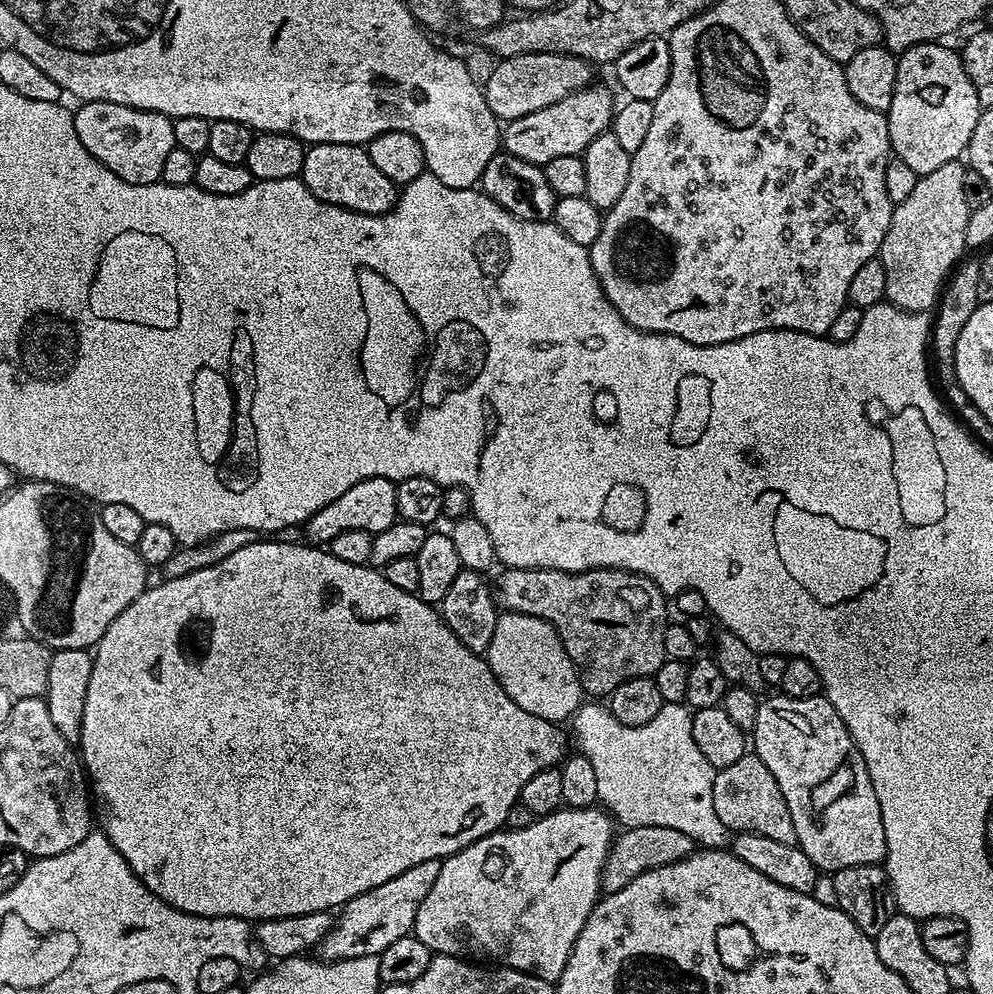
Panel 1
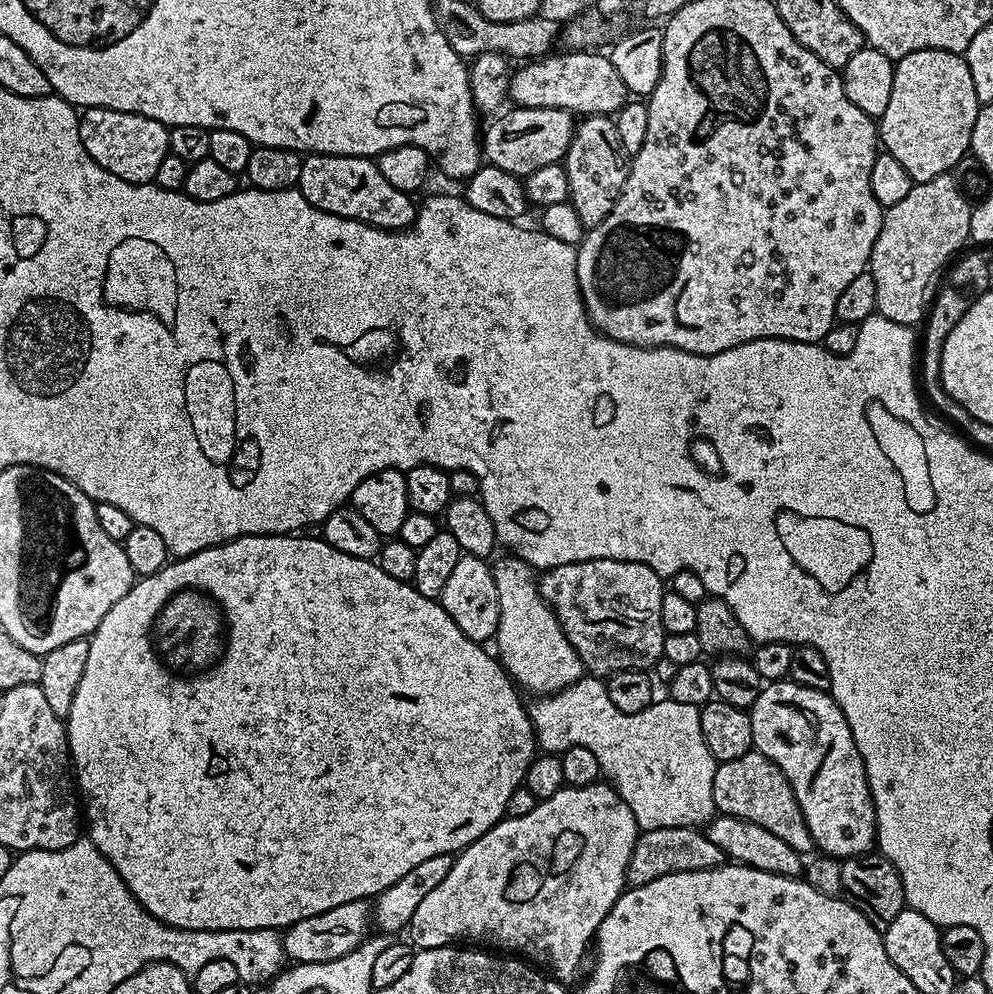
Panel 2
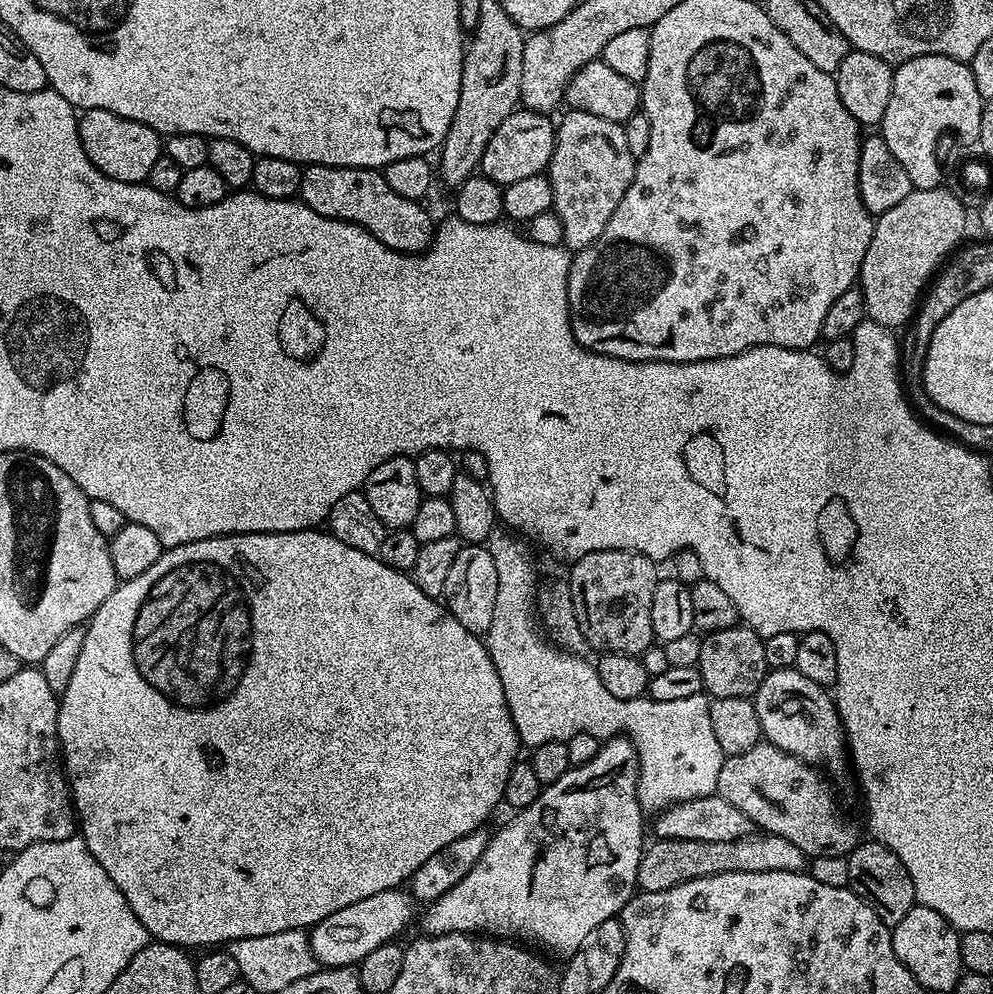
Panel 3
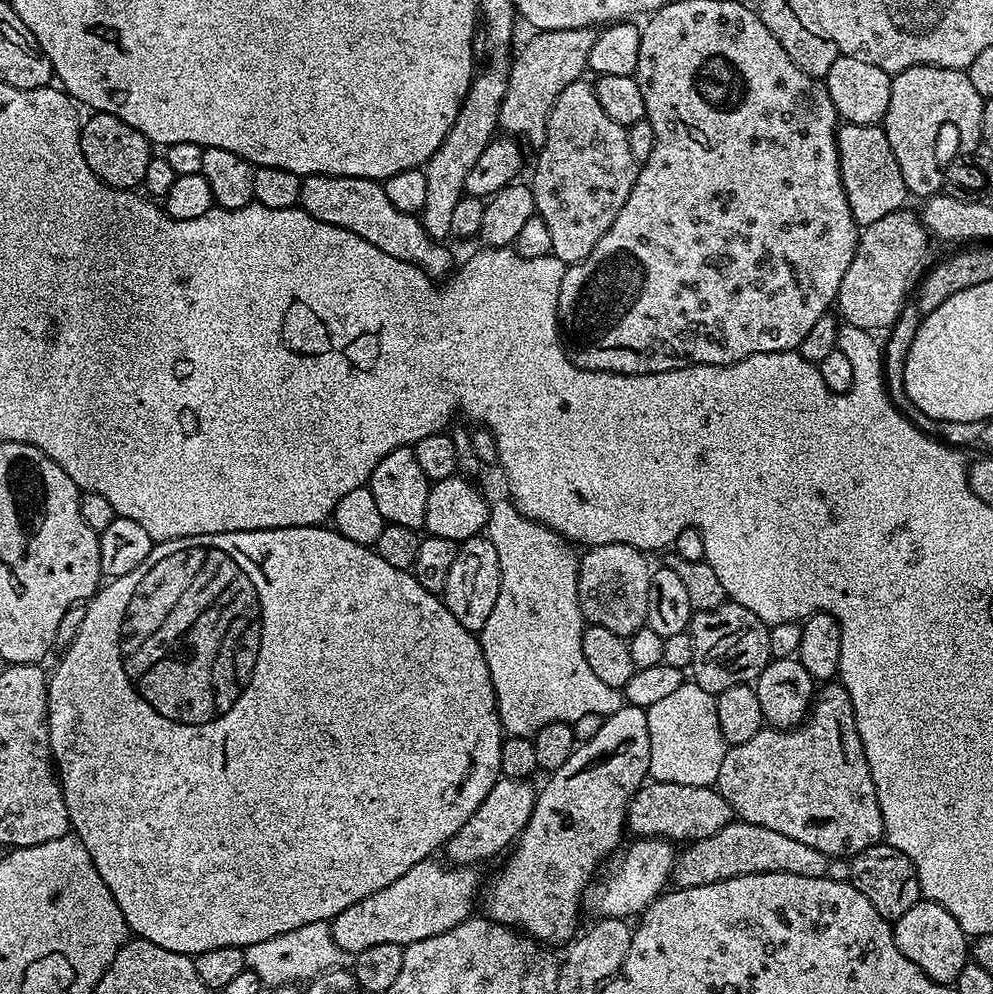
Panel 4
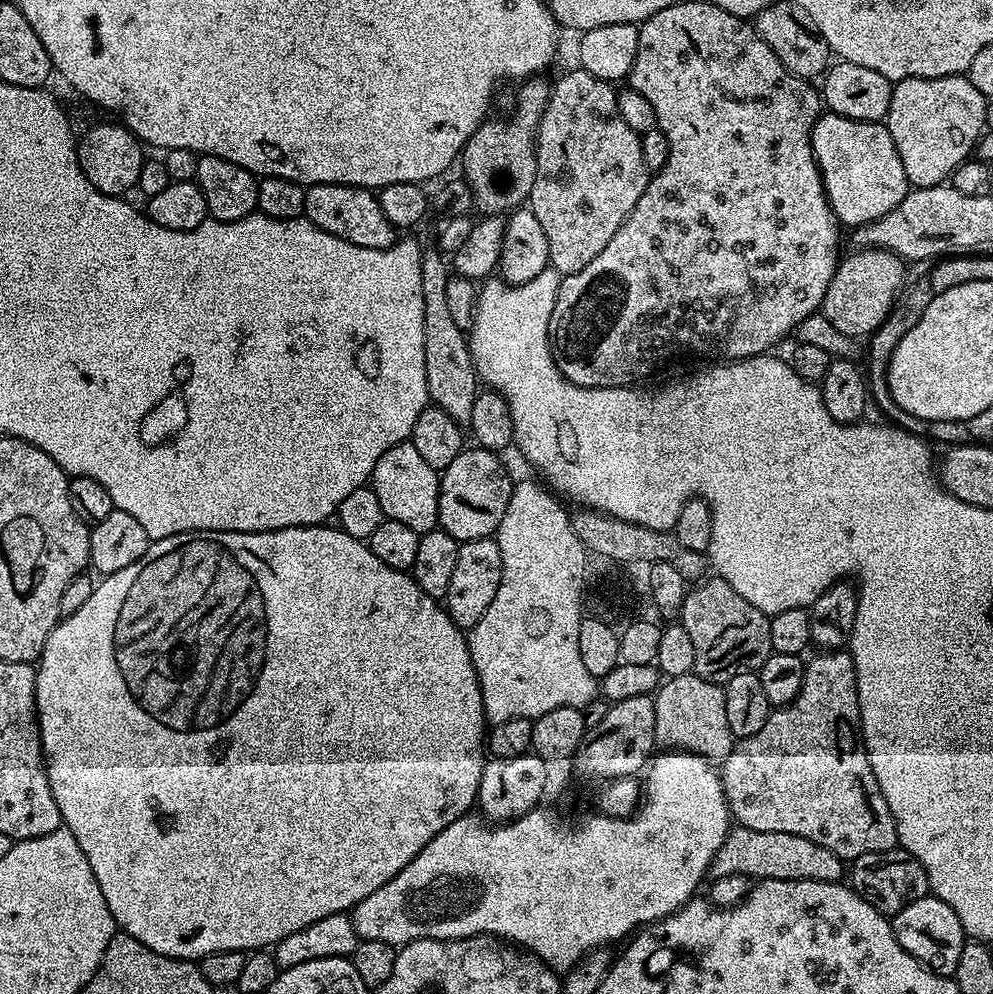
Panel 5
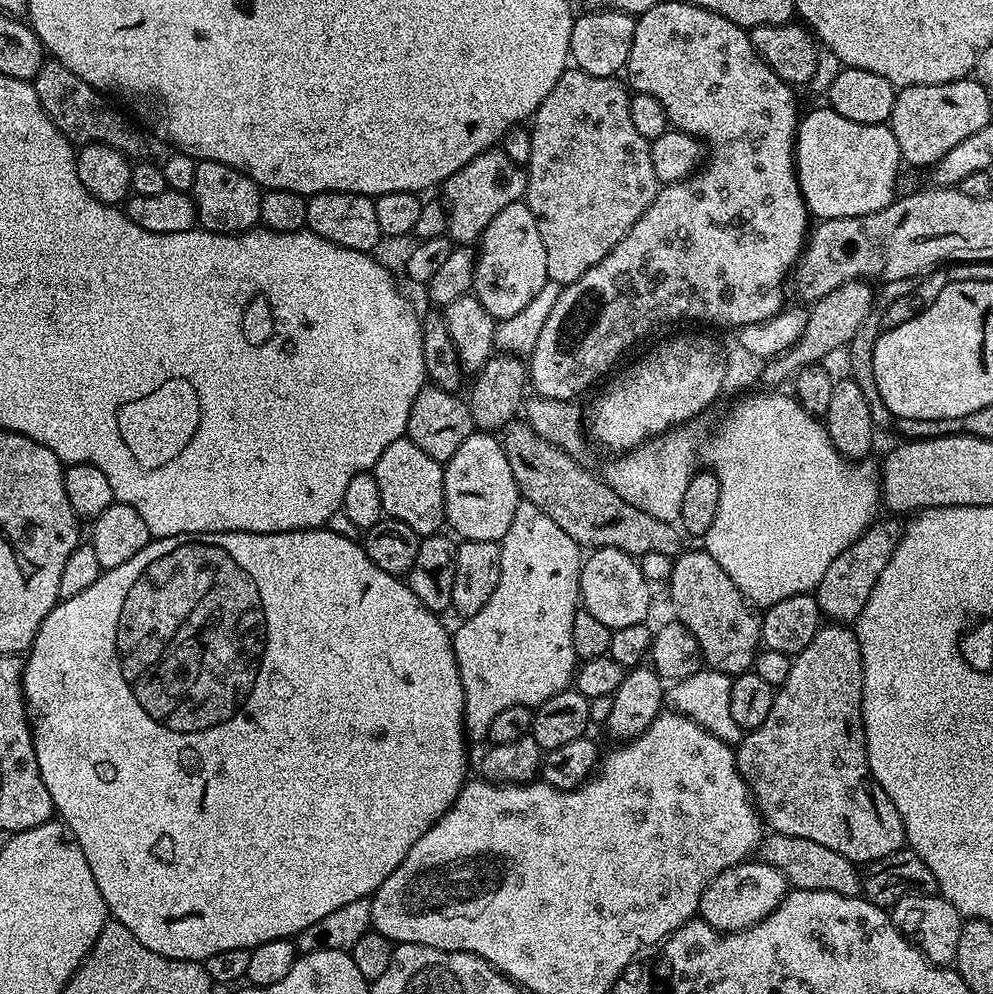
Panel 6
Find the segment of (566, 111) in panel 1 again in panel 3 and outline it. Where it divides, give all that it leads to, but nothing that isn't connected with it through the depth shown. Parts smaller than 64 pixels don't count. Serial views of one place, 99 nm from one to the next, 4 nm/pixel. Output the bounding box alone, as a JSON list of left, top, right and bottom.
[479,110,556,186]

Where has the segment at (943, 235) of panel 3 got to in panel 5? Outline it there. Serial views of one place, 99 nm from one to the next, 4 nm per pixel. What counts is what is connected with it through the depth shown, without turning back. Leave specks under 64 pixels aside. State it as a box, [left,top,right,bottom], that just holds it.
[822,248,905,338]

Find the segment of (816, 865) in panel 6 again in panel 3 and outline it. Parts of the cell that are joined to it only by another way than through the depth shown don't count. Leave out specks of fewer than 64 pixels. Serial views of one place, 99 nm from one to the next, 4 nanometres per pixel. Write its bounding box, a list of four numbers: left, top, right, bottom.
[636,834,806,892]

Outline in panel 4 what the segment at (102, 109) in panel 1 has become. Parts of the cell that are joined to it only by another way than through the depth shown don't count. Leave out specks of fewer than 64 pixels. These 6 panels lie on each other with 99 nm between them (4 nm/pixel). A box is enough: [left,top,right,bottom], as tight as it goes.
[80,111,154,190]

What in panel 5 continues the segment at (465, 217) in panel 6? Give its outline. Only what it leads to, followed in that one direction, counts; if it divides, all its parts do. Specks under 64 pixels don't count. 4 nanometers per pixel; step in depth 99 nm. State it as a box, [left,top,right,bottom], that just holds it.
[462,78,550,214]

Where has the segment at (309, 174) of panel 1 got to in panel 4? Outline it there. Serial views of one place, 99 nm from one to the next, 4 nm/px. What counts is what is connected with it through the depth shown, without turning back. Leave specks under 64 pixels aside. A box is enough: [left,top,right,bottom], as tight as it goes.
[299,176,454,272]

